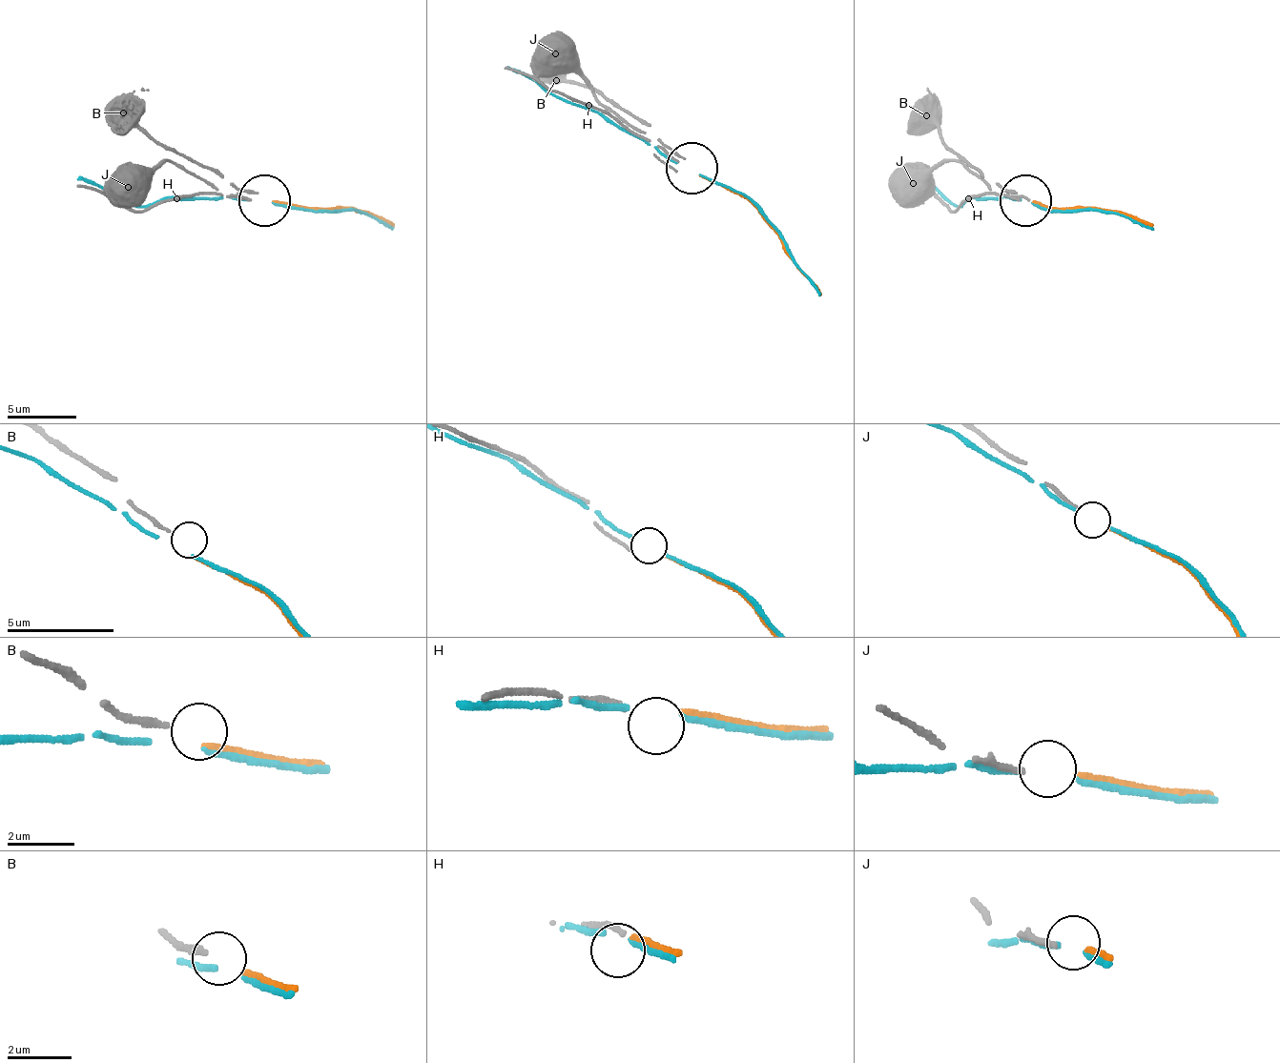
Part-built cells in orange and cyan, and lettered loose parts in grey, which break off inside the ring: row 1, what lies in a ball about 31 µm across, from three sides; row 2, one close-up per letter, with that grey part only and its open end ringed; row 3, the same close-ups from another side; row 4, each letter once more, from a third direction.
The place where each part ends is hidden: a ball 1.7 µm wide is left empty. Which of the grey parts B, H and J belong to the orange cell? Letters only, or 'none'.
J

